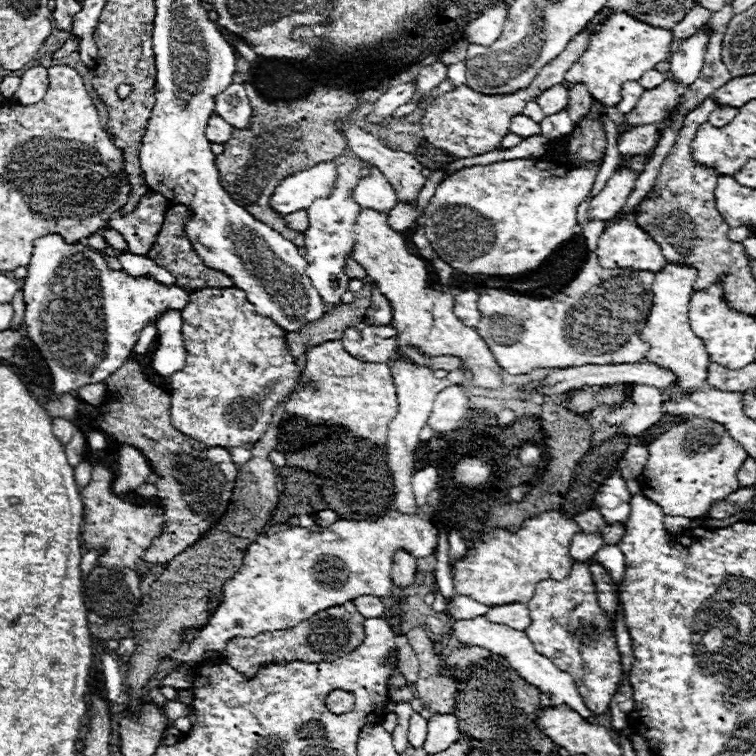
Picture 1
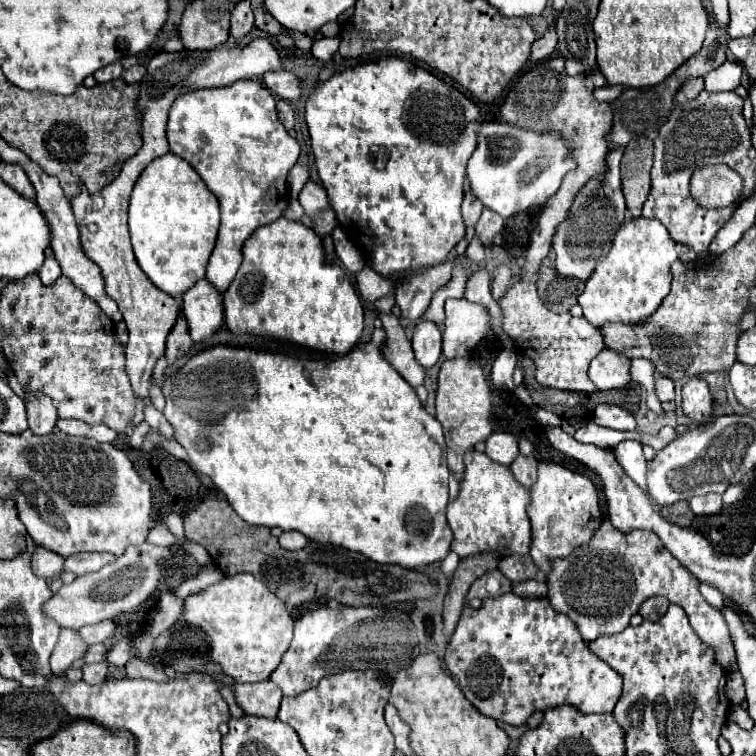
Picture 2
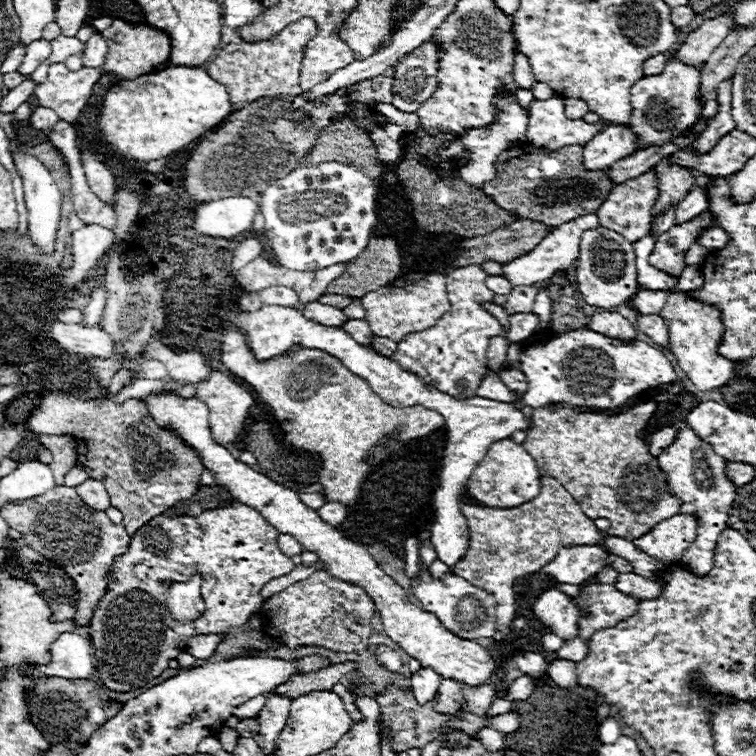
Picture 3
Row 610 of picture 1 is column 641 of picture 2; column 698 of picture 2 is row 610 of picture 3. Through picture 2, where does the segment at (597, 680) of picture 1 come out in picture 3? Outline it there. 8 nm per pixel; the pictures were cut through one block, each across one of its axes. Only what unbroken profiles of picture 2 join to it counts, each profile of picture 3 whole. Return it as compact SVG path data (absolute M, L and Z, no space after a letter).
M606 566L606 570L600 570L596 576L600 576L600 584L598 586L590 584L590 590L588 590L588 594L590 594L588 610L592 612L592 616L588 620L580 618L580 622L578 622L580 636L584 640L602 628L616 626L618 622L634 616L634 612L640 606L638 598L622 594L614 588L614 582L618 576L618 572L614 568Z

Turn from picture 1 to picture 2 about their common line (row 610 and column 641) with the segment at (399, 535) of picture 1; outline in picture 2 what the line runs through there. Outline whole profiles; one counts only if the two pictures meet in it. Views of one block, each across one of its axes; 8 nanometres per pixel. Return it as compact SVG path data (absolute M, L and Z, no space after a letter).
M632 218L626 220L614 240L612 240L612 248L610 252L600 260L600 264L596 266L594 274L588 278L584 292L578 298L578 304L584 310L586 320L600 328L604 322L642 322L644 318L648 318L650 314L654 314L654 310L660 306L660 302L664 300L664 296L670 290L670 266L672 262L678 258L678 250L676 250L676 242L670 238L670 234L664 230L664 224L654 220L654 218Z

